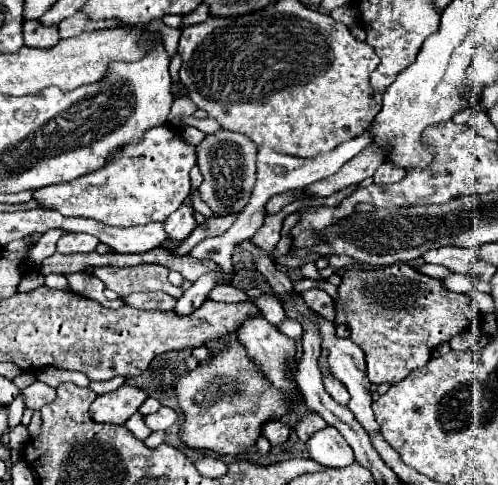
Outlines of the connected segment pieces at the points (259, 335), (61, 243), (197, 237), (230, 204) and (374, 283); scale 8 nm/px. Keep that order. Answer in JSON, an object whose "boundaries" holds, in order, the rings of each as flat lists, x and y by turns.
{"boundaries":[[[262,316,248,318,240,330,236,330,238,340,246,346,248,356,254,364,264,372,264,376,282,390,292,390,292,382,288,380,286,358,296,354,296,342,284,336,278,328,274,328]],[[64,234,58,240,58,252,92,252,98,240,90,234]],[[231,213,226,216,207,219,203,224,198,225,181,245,174,249,174,254,176,256,188,254,200,240,223,234,232,226,237,217,238,213]],[[220,130,206,136,204,142,198,144,198,166,204,176,204,182,198,188,202,202,206,202,218,214,240,212,252,194,256,178,256,150,258,146,248,136,238,132]],[[392,264,378,270,346,270,342,274,342,284,338,286,336,324,346,324,350,328,350,340,366,354,368,380,376,386,398,384,412,370,424,366,430,360,430,352,438,344,448,342,452,336,464,332,474,316,476,310,466,294,446,290,440,280,424,276,408,264]]]}

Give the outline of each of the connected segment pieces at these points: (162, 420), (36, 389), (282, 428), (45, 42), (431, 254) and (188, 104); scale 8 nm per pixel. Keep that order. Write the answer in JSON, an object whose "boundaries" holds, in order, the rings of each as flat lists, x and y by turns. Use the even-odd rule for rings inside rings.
{"boundaries":[[[162,406,158,412,146,416,144,424,146,424,152,432,164,432,164,430,168,430,176,420,178,420,178,412,172,410,172,408]],[[36,380,34,384,30,384,28,388,22,390,22,398,26,408,30,410,40,410,42,406,46,406,48,402,52,402,52,398,56,398,56,390,46,386,44,382]],[[272,420,264,426,264,436,268,438,270,446,282,446,290,438,290,432,292,432,292,428,284,422]],[[36,20,24,22,24,44,32,48,52,48,58,42,58,26,42,26]],[[444,246,433,248,422,256,426,263,442,265,456,274,472,274,472,268,476,266,480,258,480,246,472,248,461,248,455,246]],[[186,96,186,98,178,98,178,100,174,100,174,104,172,104,172,112,170,112,170,116,168,116,168,124,172,124,172,126,180,126,178,124,178,118,180,116,190,116,190,114,194,114,198,110,198,106]]]}

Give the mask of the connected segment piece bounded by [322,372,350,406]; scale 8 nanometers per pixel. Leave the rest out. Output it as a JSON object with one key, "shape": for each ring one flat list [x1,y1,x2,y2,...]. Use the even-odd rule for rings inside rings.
{"shape":[[326,372,326,374,322,374,322,382,324,382,324,390,338,402,338,404,342,404,342,406,346,406,348,404,348,390,346,390,346,386,338,380,338,378,332,378,332,374,330,372]]}

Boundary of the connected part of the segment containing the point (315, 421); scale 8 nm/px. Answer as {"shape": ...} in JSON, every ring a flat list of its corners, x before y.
{"shape":[[310,412,310,414,306,414,306,416,296,424,294,432,298,434,298,438,300,438,302,442,308,442,308,438,310,438,312,434,316,434,316,430,322,430,324,426,326,426,326,422,324,422,318,414]]}

